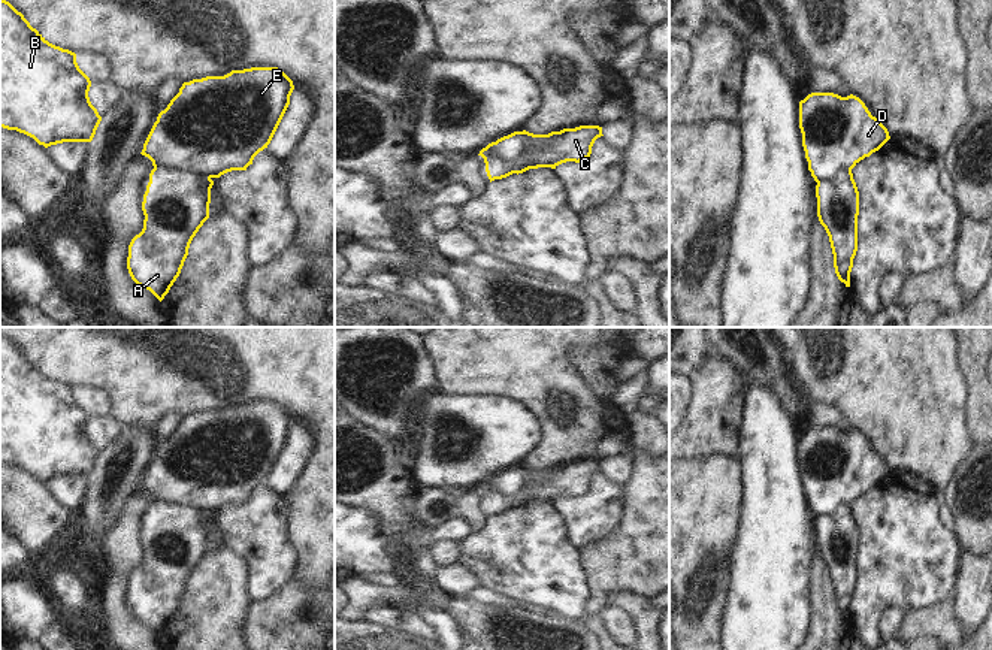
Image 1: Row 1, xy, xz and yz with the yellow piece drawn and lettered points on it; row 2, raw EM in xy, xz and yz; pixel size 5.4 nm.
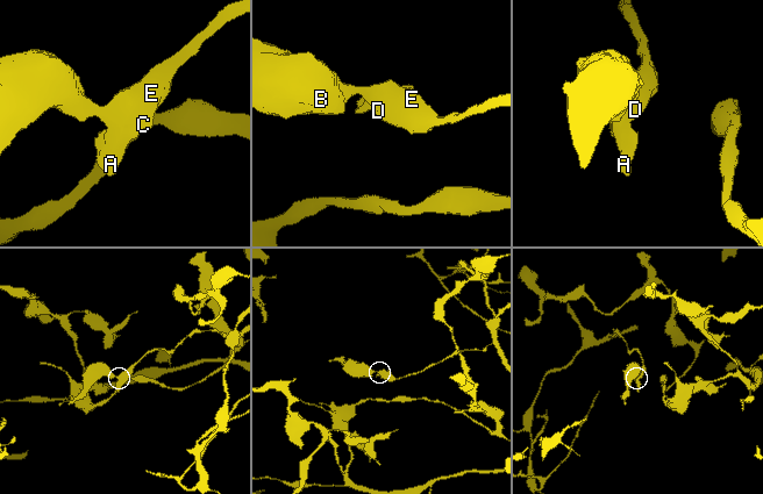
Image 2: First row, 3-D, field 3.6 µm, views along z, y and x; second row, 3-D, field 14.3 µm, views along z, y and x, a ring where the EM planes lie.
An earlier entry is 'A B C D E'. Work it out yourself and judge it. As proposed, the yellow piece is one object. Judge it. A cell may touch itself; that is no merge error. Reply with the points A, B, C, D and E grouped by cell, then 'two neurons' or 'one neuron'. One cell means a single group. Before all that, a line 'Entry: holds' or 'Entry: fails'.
Entry: fails
groups A / B C D E; two neurons

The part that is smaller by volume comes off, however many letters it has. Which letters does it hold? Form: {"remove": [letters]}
{"remove": ["A"]}

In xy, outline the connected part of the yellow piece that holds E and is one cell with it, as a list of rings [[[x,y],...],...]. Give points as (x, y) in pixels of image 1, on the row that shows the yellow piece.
[[[251,67],[232,70],[224,76],[206,76],[184,82],[179,93],[161,111],[142,149],[155,167],[193,172],[206,178],[220,178],[232,170],[247,170],[254,157],[270,143],[294,90],[293,81],[278,67]]]

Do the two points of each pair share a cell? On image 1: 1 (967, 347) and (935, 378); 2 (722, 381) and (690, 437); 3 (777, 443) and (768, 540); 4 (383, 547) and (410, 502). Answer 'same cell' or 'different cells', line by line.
1: different cells
2: same cell
3: same cell
4: same cell

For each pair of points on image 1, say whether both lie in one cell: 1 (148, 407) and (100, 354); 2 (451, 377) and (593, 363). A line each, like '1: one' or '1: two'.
1: one
2: two

